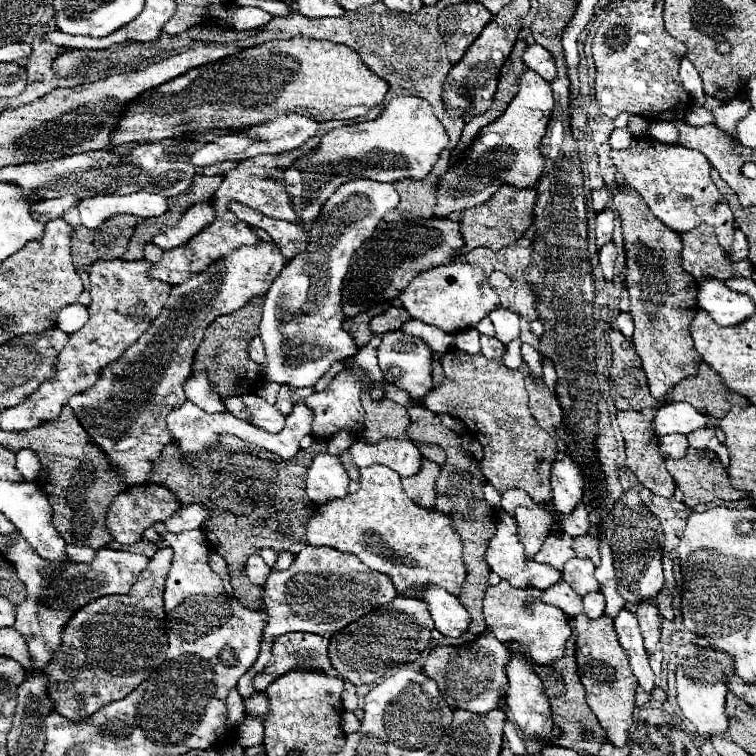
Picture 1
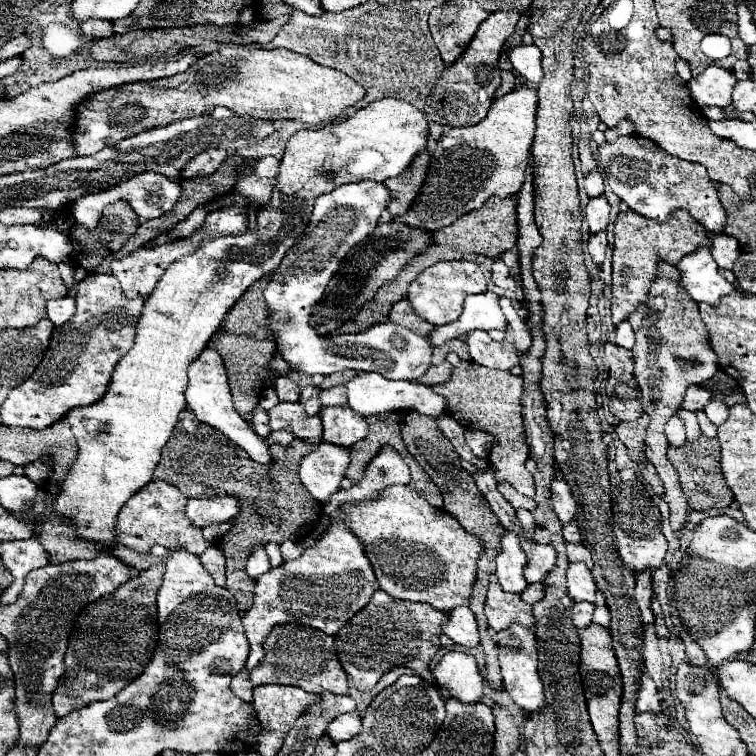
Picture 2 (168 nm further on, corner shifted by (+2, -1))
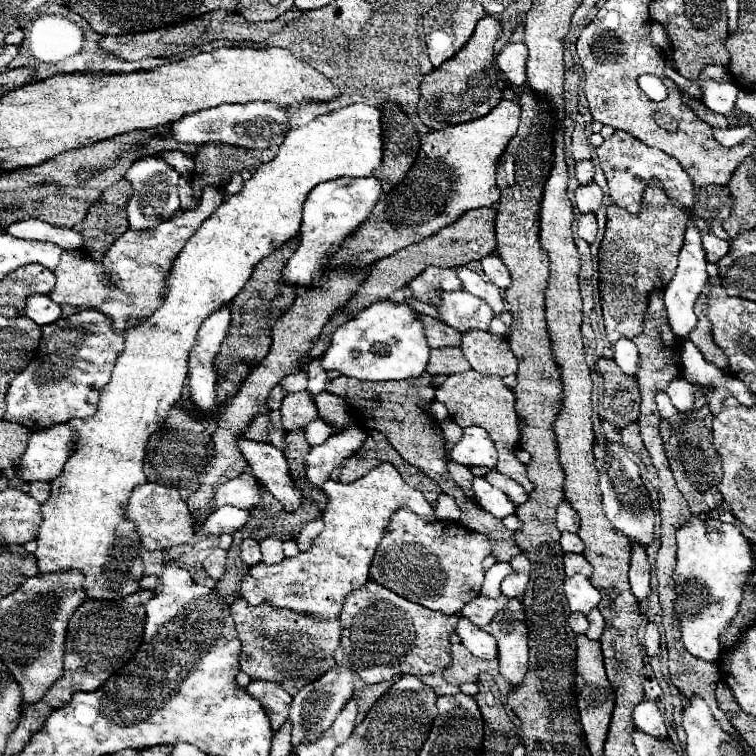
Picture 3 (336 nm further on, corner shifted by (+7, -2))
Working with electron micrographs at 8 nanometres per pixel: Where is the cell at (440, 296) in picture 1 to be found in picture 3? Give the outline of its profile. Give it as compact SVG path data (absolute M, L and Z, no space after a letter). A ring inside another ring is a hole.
M429 266L409 282L409 288L417 300L433 302L437 300L437 290L461 290L461 280L455 268Z

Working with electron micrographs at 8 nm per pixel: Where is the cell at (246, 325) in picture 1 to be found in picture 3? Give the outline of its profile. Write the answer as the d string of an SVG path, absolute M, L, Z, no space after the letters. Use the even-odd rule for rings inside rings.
M299 234L293 236L293 240L285 242L285 246L277 248L269 258L263 258L253 274L251 274L251 282L247 282L243 286L243 290L237 294L237 298L233 300L233 320L229 326L229 334L225 336L221 350L215 358L215 366L225 370L227 366L233 368L243 360L263 360L263 356L269 352L271 346L271 328L277 322L277 318L281 318L281 314L285 314L285 310L293 304L295 296L297 296L297 286L289 286L285 284L285 280L281 280L281 268L285 268L285 262L291 258L293 250L297 250L299 246Z

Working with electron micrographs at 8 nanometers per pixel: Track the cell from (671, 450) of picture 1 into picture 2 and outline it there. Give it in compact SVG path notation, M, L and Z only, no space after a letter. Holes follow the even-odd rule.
M674 415L668 423L666 423L666 437L670 447L682 447L686 443L686 431L684 431L684 423L678 415Z

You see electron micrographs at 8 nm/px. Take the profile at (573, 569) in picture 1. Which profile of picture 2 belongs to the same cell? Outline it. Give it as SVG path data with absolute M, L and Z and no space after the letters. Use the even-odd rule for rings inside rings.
M570 563L568 567L568 595L578 601L594 601L596 599L596 581L590 569L582 563Z

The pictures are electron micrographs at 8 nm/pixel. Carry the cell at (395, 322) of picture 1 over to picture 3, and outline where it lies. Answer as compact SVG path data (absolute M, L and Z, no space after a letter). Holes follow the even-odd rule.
M423 316L421 320L425 324L427 342L431 348L445 348L445 346L459 346L461 344L461 332L449 328L447 324L443 324L431 316Z

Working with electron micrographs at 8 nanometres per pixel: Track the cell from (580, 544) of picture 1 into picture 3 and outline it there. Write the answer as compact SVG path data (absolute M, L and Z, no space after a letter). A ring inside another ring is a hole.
M565 554L563 556L565 560L565 574L567 576L573 576L573 574L583 574L583 576L591 576L591 564L585 560L585 556L581 554Z

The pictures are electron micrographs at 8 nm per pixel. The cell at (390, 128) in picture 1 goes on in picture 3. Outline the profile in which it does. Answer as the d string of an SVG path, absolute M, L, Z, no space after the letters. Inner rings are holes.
M351 104L337 112L317 116L313 122L291 130L279 146L277 156L271 162L265 162L265 166L257 168L255 174L245 182L243 190L239 194L227 196L219 210L211 214L187 240L167 276L167 298L163 306L149 320L143 320L125 334L125 350L117 358L111 380L101 390L95 416L69 422L69 426L77 428L79 432L81 448L77 448L63 472L51 482L51 496L41 504L43 524L37 534L35 552L39 576L49 572L79 570L85 576L83 588L89 600L121 600L139 590L139 580L143 578L141 542L135 526L129 526L125 518L125 506L133 488L147 482L143 474L147 440L161 428L169 408L181 400L189 372L189 352L195 346L201 324L205 322L207 314L215 312L219 306L237 296L237 292L249 280L255 264L259 264L265 256L299 232L303 202L317 184L341 176L361 178L373 174L373 170L381 164L381 142L381 112L373 106Z

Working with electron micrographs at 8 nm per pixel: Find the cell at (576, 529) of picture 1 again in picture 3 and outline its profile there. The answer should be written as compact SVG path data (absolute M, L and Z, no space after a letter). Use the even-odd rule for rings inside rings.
M563 532L561 534L561 550L563 552L575 552L575 554L583 554L585 546L581 542L581 538L577 534L571 532Z

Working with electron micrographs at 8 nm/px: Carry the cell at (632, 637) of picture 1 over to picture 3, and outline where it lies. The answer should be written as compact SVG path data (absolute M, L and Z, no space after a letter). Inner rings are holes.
M643 700L635 710L633 710L633 720L637 730L653 736L653 738L667 738L667 726L663 722L663 716L653 700Z

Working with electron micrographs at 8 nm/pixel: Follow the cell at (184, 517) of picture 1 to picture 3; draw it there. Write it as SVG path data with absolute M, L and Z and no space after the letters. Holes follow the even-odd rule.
M241 474L241 476L225 482L223 486L219 486L213 496L213 506L221 508L227 504L241 508L241 510L251 510L251 508L259 506L261 488L259 488L257 478L253 478L253 474Z

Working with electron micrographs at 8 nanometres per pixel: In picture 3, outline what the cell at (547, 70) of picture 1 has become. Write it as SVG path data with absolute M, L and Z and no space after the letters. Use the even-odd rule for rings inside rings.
M509 42L495 58L499 70L505 74L505 78L515 84L523 86L527 82L525 76L525 62L527 62L527 46L523 42Z

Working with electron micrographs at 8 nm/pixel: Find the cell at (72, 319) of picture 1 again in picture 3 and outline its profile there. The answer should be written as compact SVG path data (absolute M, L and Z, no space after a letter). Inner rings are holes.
M33 294L27 298L27 306L25 306L25 316L29 316L33 322L37 322L39 326L51 324L55 320L59 320L61 316L61 306L55 304L49 296L41 296L41 294Z

